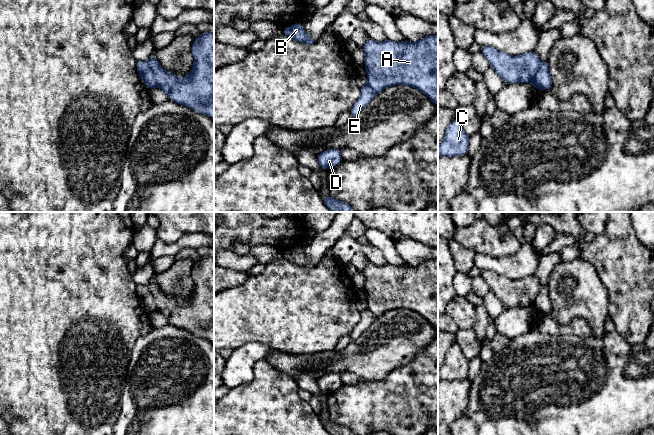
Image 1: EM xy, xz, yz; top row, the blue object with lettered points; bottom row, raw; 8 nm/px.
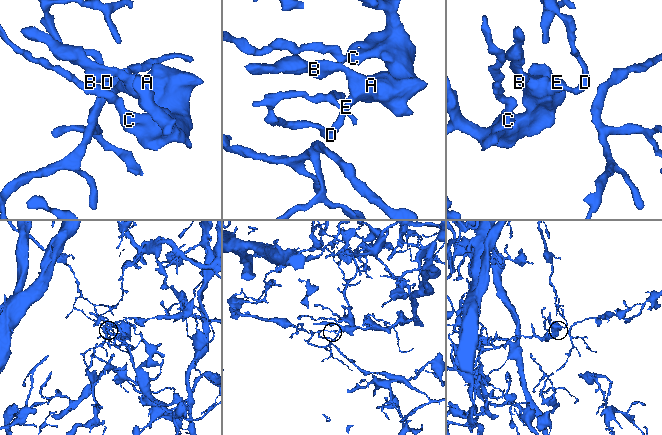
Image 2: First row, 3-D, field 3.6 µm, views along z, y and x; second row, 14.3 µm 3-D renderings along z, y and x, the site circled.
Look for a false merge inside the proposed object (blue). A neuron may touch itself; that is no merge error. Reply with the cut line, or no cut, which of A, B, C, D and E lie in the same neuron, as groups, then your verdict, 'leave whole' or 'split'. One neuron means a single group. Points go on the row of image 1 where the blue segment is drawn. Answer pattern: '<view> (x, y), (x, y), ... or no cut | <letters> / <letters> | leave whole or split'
xy (147, 61), (157, 86) | A B C / D E | split

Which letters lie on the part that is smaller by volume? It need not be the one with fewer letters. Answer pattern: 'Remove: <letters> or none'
Remove: D, E

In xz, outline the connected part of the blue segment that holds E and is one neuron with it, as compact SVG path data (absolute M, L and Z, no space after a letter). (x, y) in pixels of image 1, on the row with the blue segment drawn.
M369 85L361 86L360 97L356 100L350 110L351 119L356 118L376 95L377 93Z

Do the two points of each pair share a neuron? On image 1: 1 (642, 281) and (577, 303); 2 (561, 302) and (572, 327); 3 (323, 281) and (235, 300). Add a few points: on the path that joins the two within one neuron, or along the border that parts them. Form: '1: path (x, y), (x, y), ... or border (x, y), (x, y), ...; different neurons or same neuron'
1: border (596, 272), (607, 292), (608, 316); different neurons
2: border (550, 312), (563, 324), (583, 318), (591, 333); different neurons
3: path (301, 300), (257, 300); same neuron

